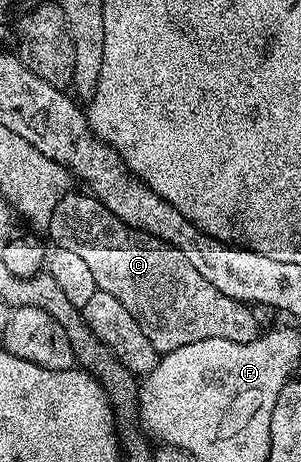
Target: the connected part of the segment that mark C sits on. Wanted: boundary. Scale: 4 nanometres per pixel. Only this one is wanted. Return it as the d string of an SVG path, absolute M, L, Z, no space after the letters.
M68 193L57 201L53 209L53 217L49 221L46 234L51 235L50 242L55 247L69 249L73 253L78 253L93 272L93 281L98 290L105 293L113 293L129 313L133 313L133 321L141 325L145 337L149 337L149 342L153 349L161 353L181 349L181 345L193 345L193 341L209 341L213 337L221 337L221 341L237 341L238 343L248 343L253 341L261 333L259 319L254 315L252 308L246 303L239 303L233 297L225 297L189 261L185 258L185 253L157 237L153 237L144 231L133 229L125 225L105 205L99 202L94 195L82 193L74 195Z

